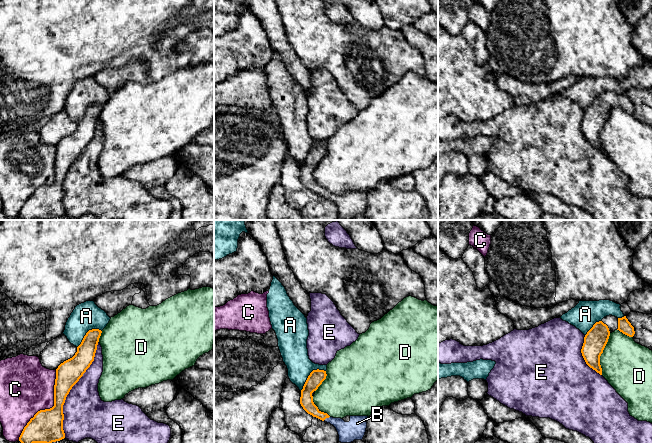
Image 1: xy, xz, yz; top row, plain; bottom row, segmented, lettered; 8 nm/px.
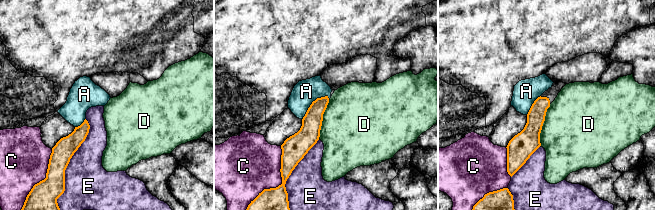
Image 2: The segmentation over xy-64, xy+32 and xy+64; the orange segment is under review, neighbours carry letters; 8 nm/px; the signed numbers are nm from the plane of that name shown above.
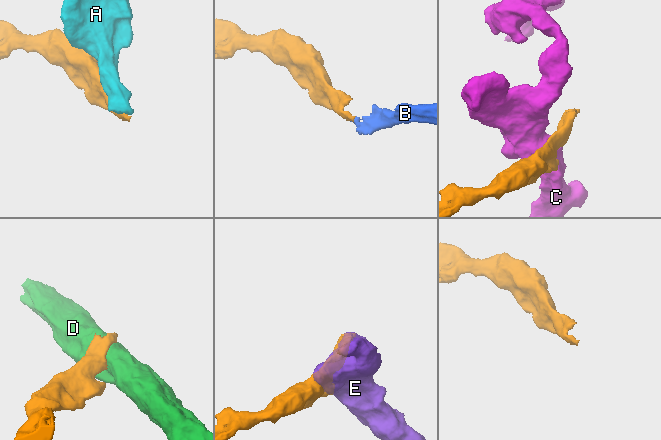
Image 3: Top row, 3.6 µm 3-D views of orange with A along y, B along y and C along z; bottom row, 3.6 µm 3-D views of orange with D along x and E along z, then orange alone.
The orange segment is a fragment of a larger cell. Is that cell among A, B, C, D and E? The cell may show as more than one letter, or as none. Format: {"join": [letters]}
{"join": ["B"]}

